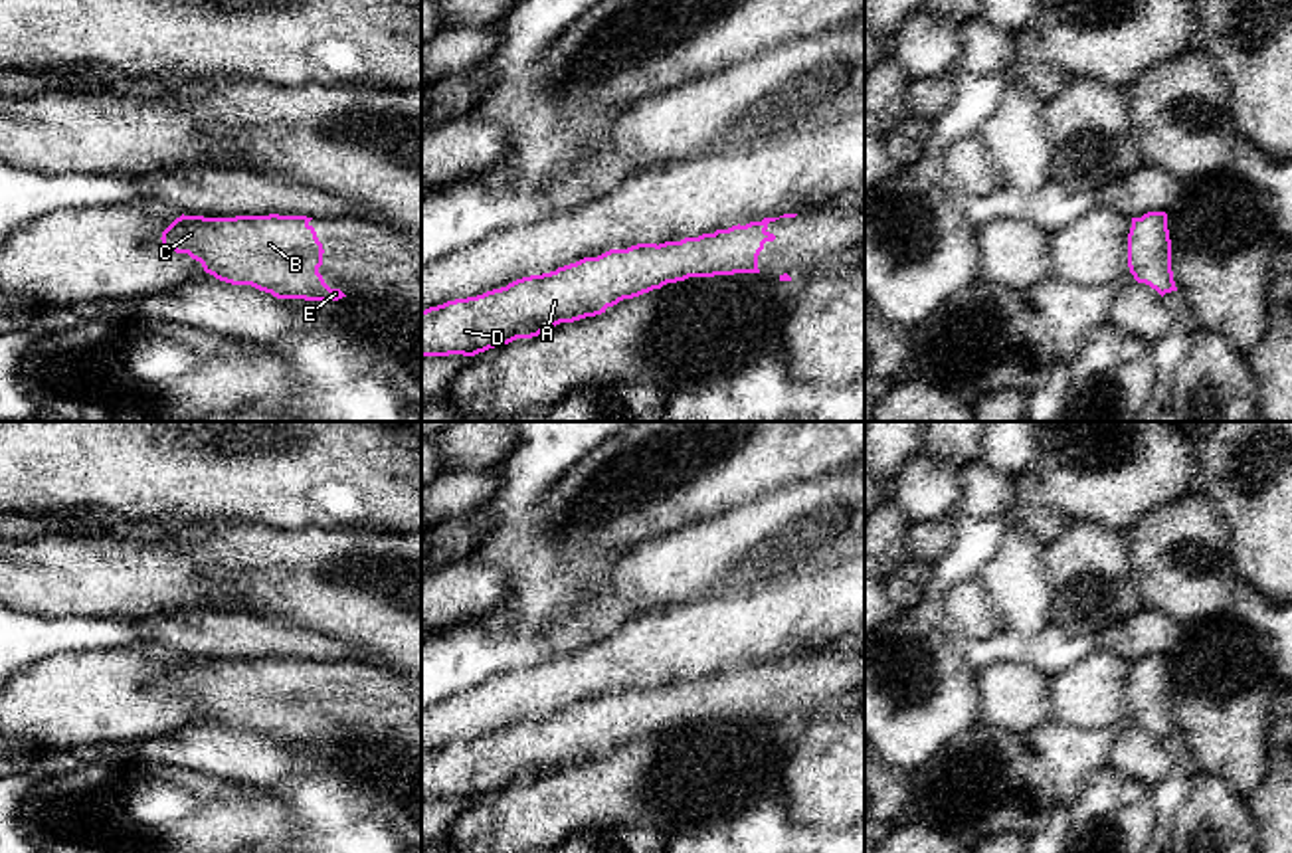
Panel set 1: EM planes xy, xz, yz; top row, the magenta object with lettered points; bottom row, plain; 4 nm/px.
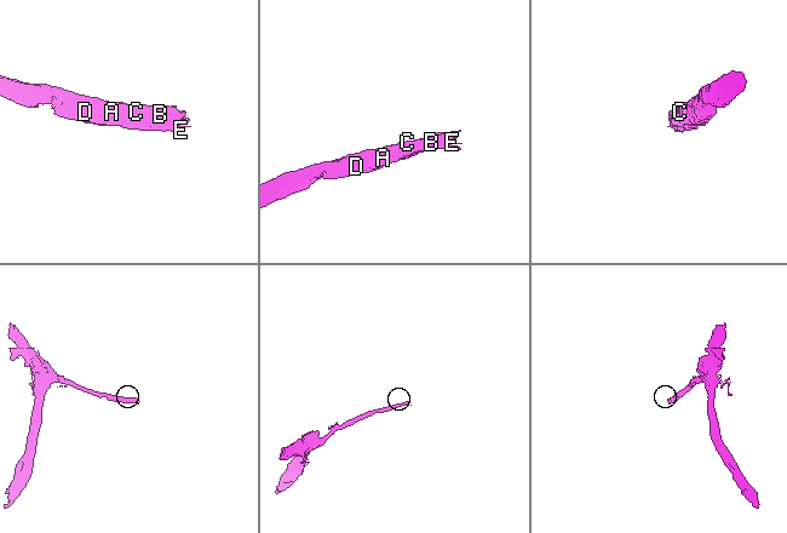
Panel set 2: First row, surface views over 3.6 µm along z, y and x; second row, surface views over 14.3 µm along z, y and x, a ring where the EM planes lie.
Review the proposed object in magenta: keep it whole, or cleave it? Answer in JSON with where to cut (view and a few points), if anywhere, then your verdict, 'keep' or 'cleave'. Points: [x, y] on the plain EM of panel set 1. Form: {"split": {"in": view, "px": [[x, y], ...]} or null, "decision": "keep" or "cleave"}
{"split": null, "decision": "keep"}

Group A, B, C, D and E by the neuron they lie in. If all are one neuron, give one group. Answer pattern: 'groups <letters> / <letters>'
groups A B C D E

